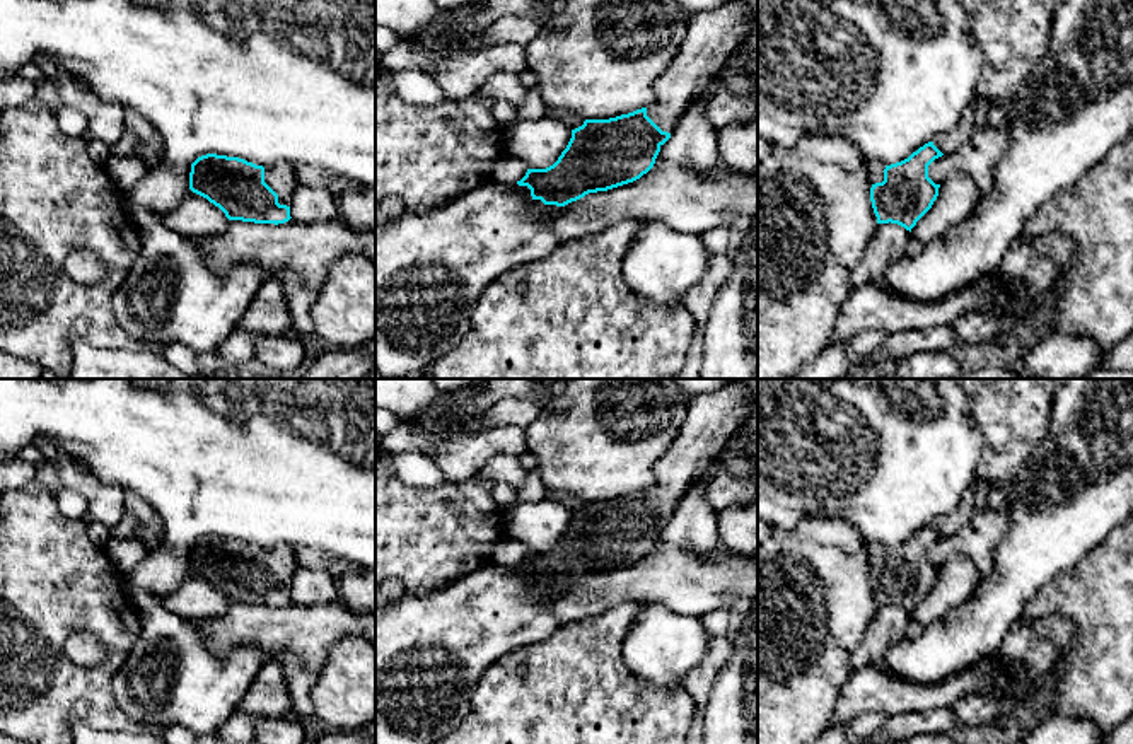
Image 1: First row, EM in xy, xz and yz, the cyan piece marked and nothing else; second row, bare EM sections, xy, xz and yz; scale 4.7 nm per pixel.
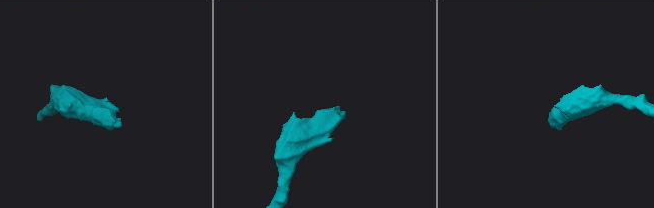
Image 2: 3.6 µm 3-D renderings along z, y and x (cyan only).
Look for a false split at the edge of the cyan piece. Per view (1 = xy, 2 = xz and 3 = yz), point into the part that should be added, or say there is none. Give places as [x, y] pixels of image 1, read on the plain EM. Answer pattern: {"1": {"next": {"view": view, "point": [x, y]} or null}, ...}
{"1": {"next": {"view": "xy", "point": [280, 560]}}, "2": {"next": {"view": "xz", "point": [712, 418]}}, "3": {"next": {"view": "yz", "point": [876, 552]}}}

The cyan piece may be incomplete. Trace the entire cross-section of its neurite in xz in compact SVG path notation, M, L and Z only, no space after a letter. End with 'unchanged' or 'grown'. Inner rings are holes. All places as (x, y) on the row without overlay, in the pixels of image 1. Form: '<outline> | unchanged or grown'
M742 379L715 392L691 396L677 437L654 466L655 483L650 488L609 502L585 502L582 509L572 512L566 531L553 548L527 551L517 567L527 568L532 582L565 589L589 575L607 573L640 561L654 549L662 527L671 520L683 495L708 471L712 461L749 415L749 410L749 389Z | grown

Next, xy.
M206 536L191 546L189 572L218 589L229 602L285 606L299 567L293 546L268 549L239 539Z | grown

